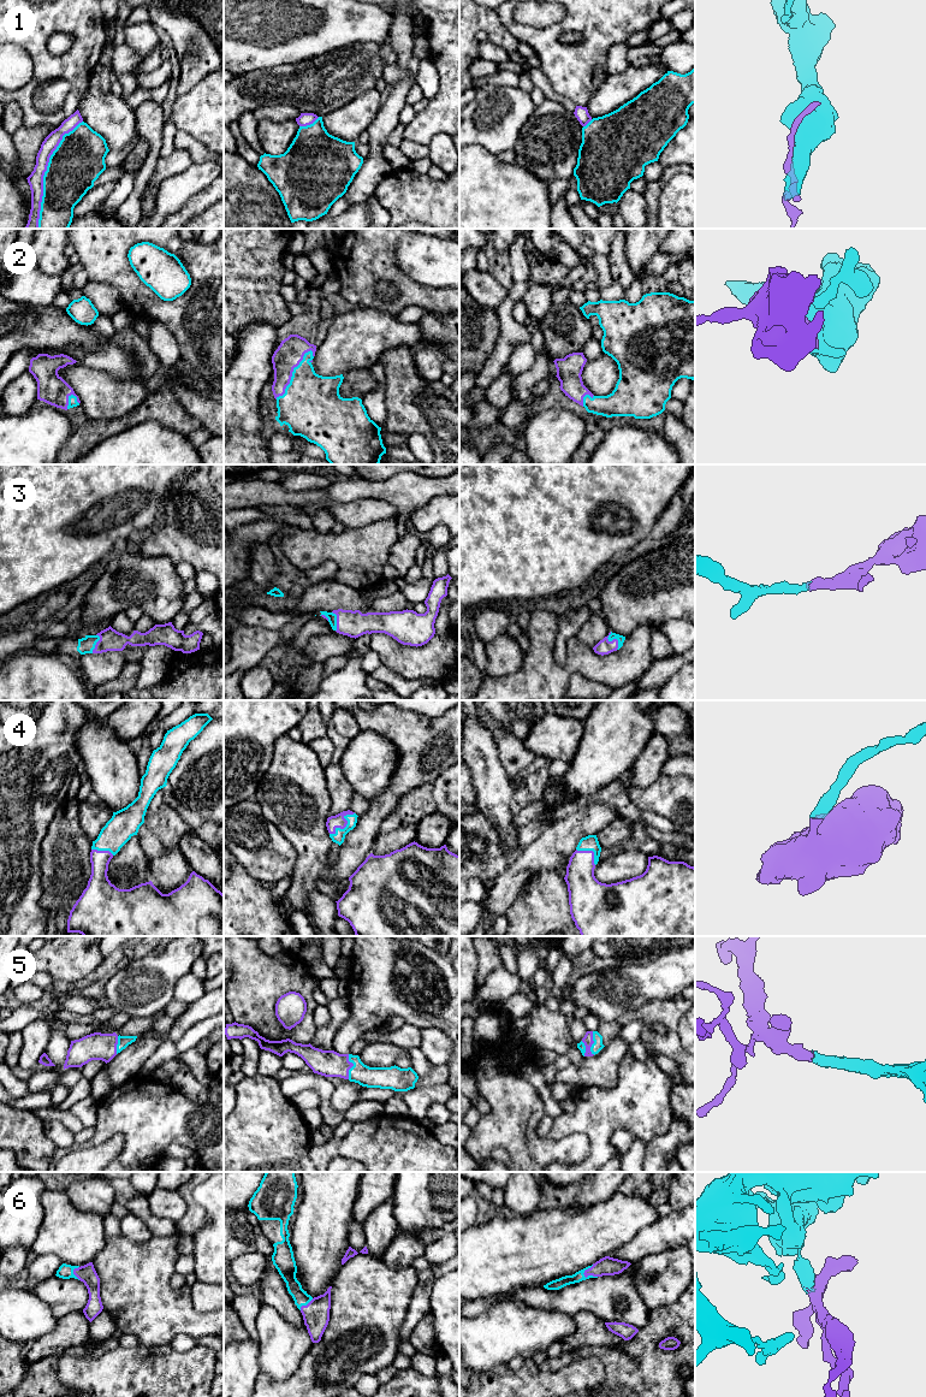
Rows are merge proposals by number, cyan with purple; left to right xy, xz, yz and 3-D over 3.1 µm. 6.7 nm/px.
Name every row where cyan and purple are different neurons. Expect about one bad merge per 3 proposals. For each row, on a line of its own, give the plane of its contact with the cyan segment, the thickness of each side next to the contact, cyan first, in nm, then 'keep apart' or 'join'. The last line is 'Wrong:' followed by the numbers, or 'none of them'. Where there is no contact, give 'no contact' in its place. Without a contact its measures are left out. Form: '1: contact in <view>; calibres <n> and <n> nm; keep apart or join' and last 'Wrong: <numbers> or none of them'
1: contact in xy; calibres 340 and 100 nm; keep apart
2: contact in xz; calibres 400 and 180 nm; join
3: contact in yz; calibres 50 and 100 nm; join
4: contact in xz; calibres 80 and 90 nm; join
5: contact in xz; calibres 140 and 180 nm; join
6: contact in yz; calibres 70 and 130 nm; join
Wrong: 1

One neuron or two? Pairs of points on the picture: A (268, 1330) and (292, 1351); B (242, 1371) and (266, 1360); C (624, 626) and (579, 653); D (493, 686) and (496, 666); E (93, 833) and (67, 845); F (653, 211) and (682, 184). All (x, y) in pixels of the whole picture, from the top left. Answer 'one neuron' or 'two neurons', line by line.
A: one neuron
B: two neurons
C: two neurons
D: two neurons
E: two neurons
F: two neurons

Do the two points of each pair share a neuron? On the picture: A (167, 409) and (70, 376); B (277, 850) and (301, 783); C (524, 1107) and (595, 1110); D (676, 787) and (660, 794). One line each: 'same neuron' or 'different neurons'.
A: different neurons
B: different neurons
C: different neurons
D: same neuron

